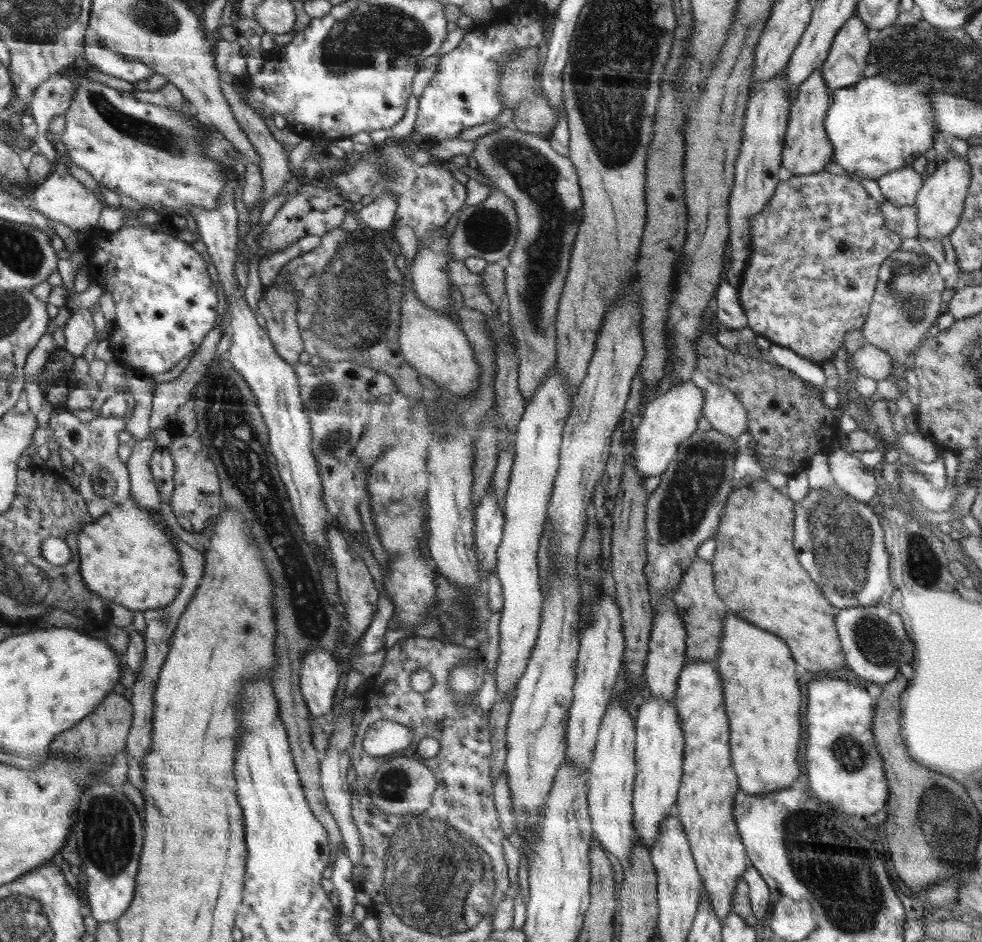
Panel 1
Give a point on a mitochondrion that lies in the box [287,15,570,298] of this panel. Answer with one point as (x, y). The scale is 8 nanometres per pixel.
(488, 230)

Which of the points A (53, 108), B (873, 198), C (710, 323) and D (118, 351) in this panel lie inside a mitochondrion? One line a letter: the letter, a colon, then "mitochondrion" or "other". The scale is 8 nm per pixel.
A: other
B: other
C: other
D: other

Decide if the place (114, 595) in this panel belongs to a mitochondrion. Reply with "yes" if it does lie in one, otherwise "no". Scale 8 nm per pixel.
no

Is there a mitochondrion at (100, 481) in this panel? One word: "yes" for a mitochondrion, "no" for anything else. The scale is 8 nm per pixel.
no

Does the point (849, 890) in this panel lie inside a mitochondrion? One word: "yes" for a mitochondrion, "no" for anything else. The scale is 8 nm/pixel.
yes

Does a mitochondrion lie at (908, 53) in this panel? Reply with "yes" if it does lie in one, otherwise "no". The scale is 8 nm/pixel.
yes

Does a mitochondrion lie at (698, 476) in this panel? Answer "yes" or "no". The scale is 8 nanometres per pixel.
yes

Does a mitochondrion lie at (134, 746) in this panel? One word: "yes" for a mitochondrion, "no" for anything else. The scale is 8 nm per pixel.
no

